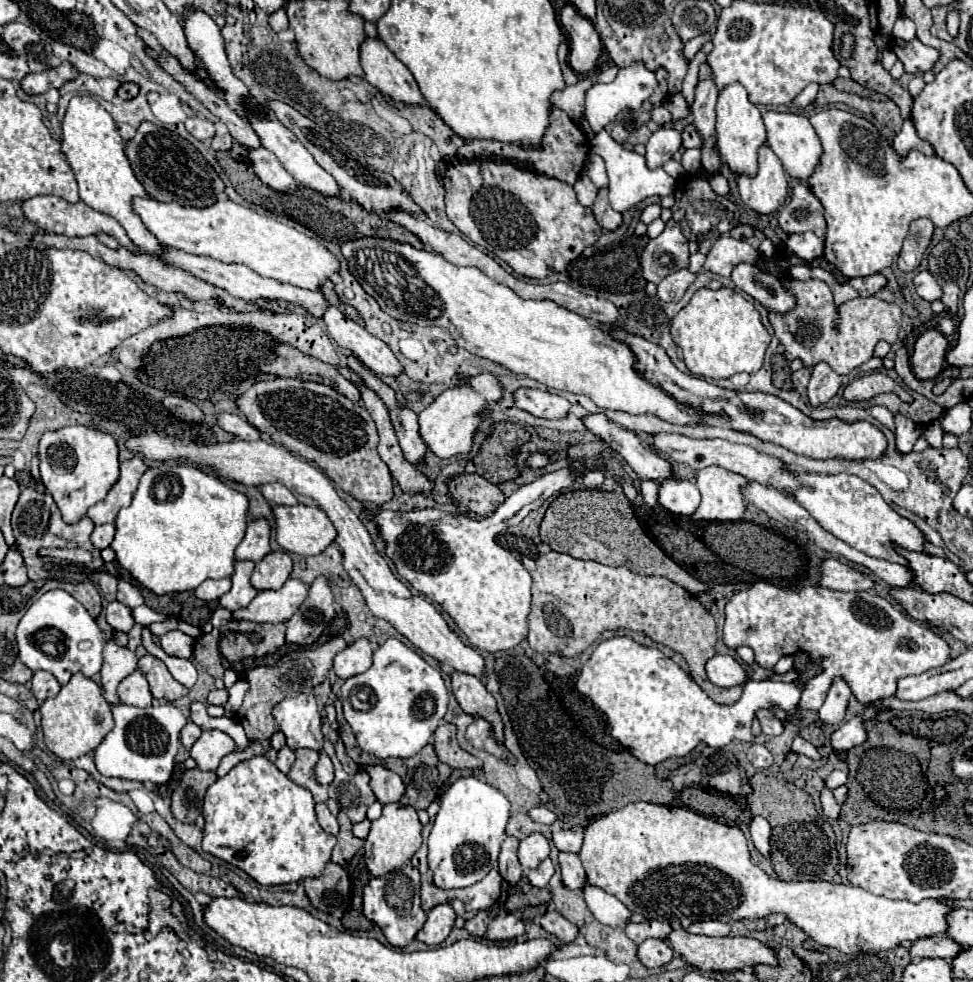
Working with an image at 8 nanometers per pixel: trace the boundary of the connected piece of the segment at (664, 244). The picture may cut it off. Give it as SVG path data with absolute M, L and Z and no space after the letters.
M674 220L666 222L664 232L650 240L642 252L642 272L648 282L662 282L668 274L688 266L688 240Z

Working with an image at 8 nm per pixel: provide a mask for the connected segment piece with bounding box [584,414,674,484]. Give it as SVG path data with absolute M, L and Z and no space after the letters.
M592 414L584 418L584 424L588 430L606 440L630 464L640 480L654 480L662 484L666 478L674 478L672 464L668 460L650 448L644 448L634 432L610 422L604 414Z

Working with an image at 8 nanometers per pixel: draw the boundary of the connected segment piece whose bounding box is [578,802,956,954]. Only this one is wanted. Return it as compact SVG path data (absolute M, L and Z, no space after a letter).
M630 802L584 828L584 844L578 856L592 886L606 890L632 912L638 912L646 918L662 918L662 922L668 920L672 926L688 928L690 924L702 920L720 920L730 924L744 918L756 920L780 912L818 944L838 948L844 954L892 950L898 946L908 946L918 938L946 934L946 914L956 910L942 900L922 900L912 904L906 900L876 896L850 884L832 884L826 880L784 882L770 878L764 870L752 864L746 836L738 826L720 824L712 818L704 818L702 814L678 806Z

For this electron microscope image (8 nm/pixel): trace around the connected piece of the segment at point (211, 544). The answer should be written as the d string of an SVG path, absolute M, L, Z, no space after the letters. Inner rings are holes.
M170 460L158 468L148 468L144 472L132 504L118 512L116 536L110 546L116 550L116 560L120 562L120 566L124 566L142 586L146 586L154 594L194 590L208 578L230 578L230 574L234 574L234 550L244 538L246 514L246 494L226 486L218 476L204 472L196 464L176 464L174 460ZM158 482L164 482L168 490L168 498L164 502L160 502L154 494L154 486Z

